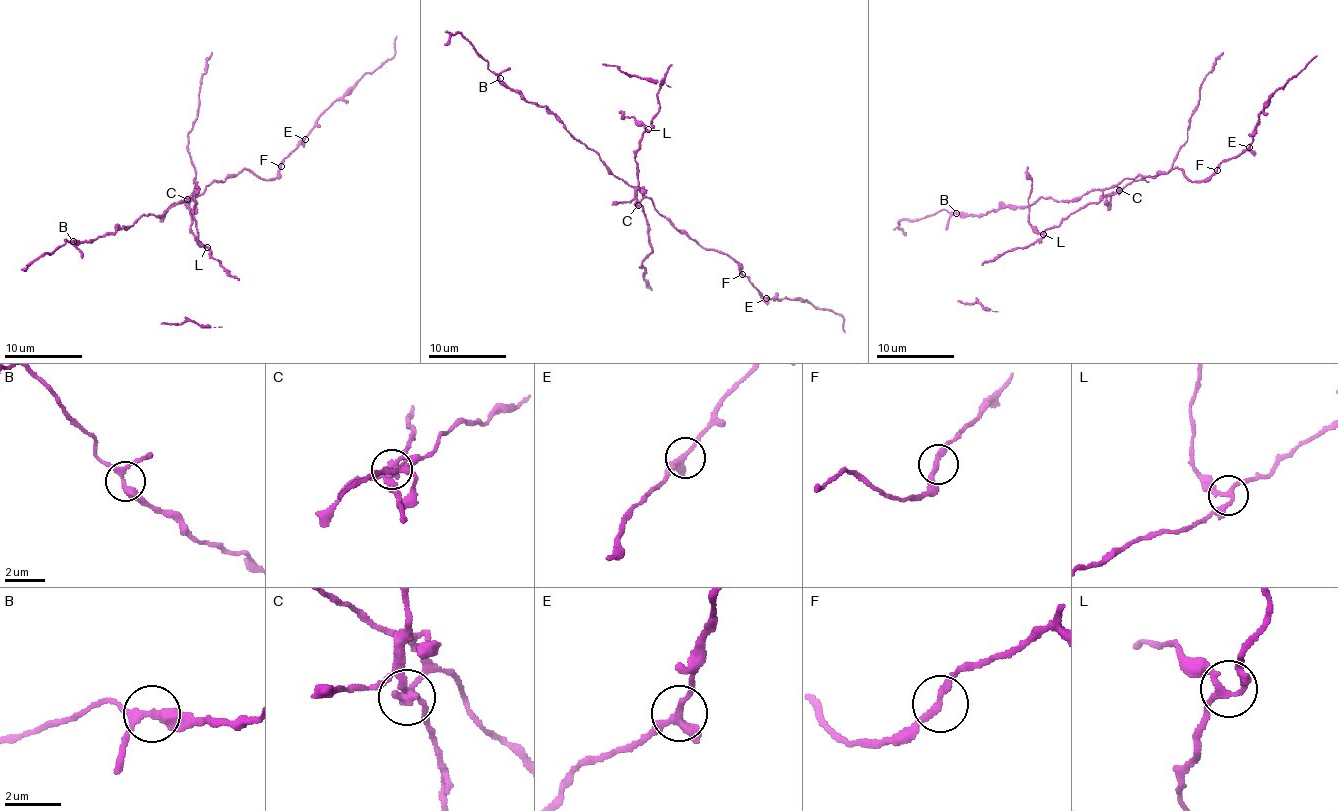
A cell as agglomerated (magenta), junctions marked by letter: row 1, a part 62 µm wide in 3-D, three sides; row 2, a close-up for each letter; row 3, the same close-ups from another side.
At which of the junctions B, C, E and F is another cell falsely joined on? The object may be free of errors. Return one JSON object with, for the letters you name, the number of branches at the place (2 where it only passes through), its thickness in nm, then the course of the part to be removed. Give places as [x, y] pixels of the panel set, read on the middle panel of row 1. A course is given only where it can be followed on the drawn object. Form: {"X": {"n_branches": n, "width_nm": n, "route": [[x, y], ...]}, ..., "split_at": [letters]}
{"C": {"n_branches": 3, "width_nm": 240, "route": [[638, 204], [645, 217], [652, 249], [640, 266], [646, 272], [642, 274], [652, 289]]}, "split_at": ["C"]}

